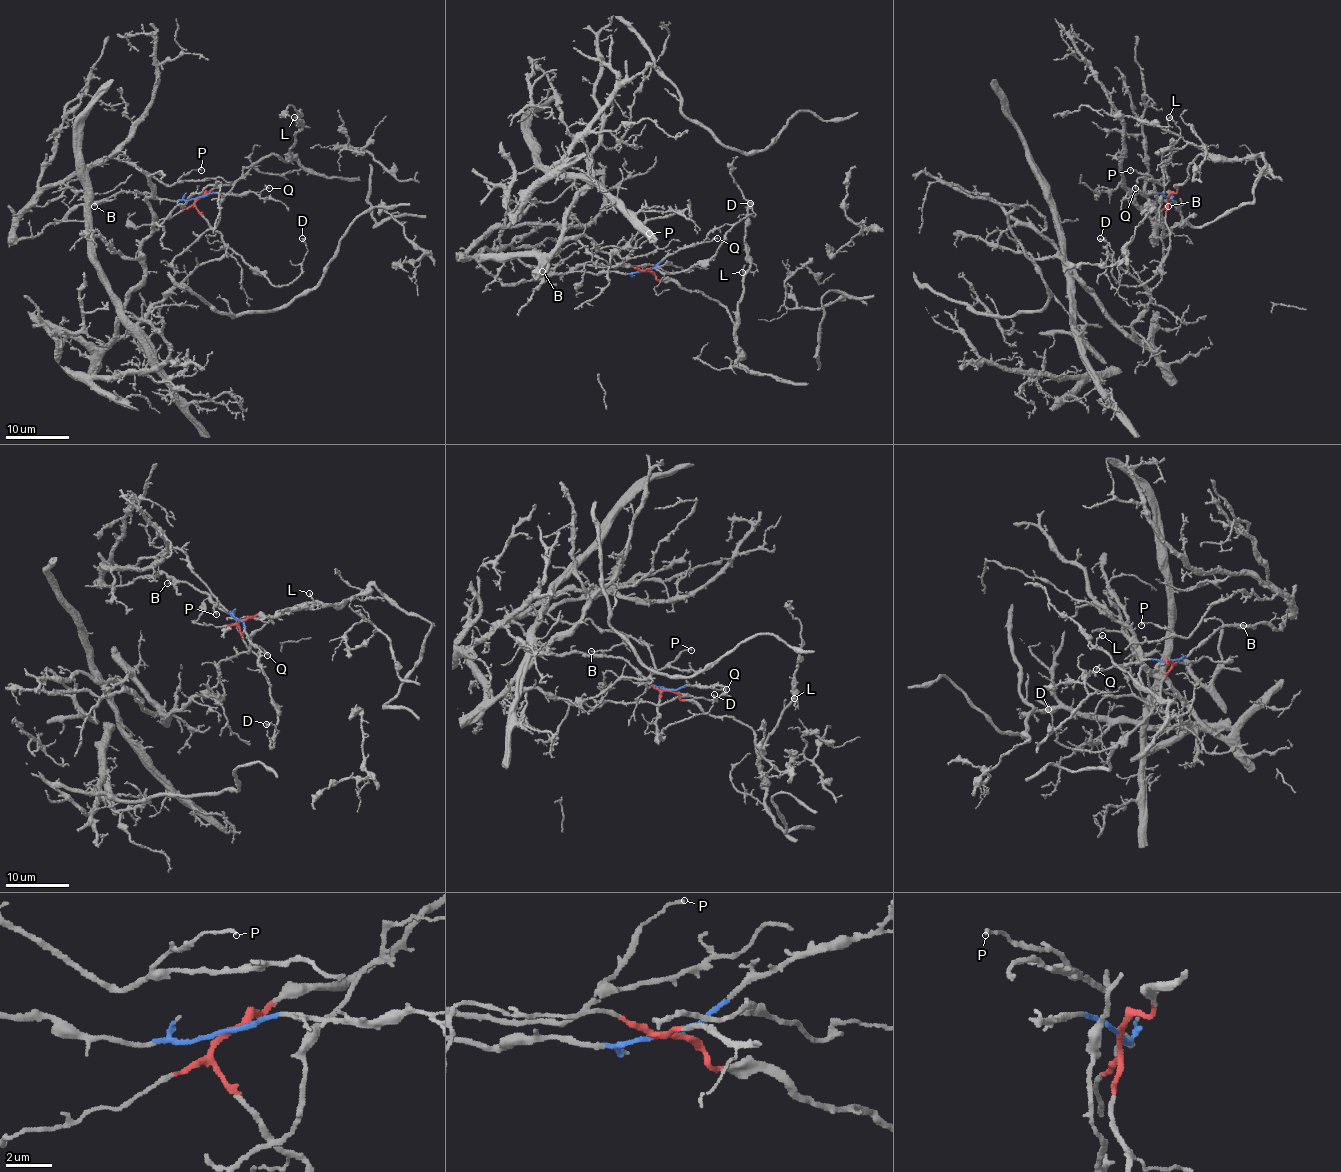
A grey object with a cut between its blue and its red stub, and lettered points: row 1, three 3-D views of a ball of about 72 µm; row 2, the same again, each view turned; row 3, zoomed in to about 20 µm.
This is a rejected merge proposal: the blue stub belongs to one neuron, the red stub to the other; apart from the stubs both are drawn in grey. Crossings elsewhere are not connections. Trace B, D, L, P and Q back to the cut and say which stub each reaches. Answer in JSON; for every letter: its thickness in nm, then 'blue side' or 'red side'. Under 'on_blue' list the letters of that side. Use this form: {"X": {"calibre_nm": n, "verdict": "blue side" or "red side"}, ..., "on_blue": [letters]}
{"B": {"calibre_nm": 140, "verdict": "blue side"}, "D": {"calibre_nm": 160, "verdict": "red side"}, "L": {"calibre_nm": 110, "verdict": "red side"}, "P": {"calibre_nm": 100, "verdict": "blue side"}, "Q": {"calibre_nm": 180, "verdict": "blue side"}, "on_blue": ["B", "P", "Q"]}

